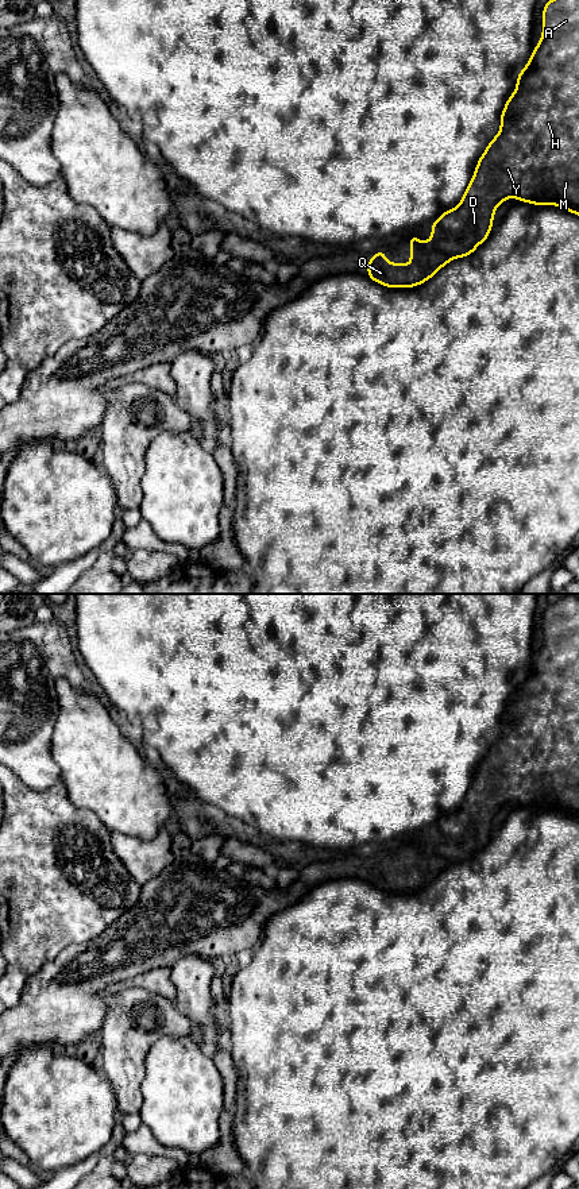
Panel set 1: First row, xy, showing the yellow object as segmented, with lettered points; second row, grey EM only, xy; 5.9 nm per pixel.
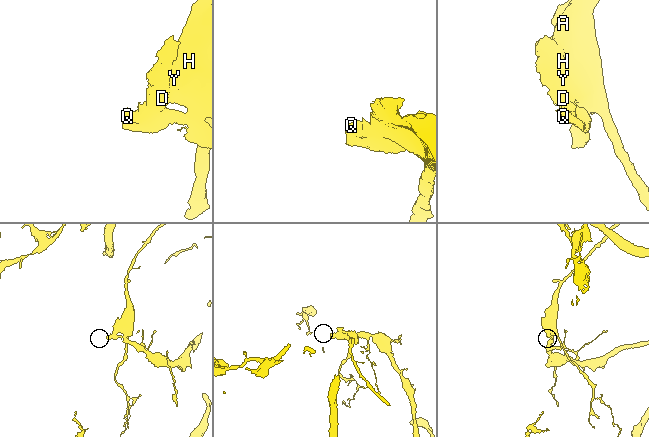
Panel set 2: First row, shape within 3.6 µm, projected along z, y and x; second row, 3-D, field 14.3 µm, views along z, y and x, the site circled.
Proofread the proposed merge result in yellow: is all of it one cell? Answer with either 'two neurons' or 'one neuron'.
two neurons

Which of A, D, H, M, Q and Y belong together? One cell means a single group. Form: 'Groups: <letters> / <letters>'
Groups: A D H M Y / Q

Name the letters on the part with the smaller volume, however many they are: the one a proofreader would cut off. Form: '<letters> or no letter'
A, D, H, M, Y

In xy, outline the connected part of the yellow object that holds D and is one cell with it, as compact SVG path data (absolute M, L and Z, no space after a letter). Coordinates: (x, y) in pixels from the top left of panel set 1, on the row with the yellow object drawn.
M548 0L541 26L540 43L518 74L517 88L499 117L499 132L479 158L460 204L439 217L444 231L476 246L487 239L497 206L510 197L533 205L557 205L579 216L579 0Z

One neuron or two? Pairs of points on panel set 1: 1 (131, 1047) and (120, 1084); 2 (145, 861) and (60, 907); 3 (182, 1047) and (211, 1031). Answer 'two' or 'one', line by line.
1: one
2: two
3: two

